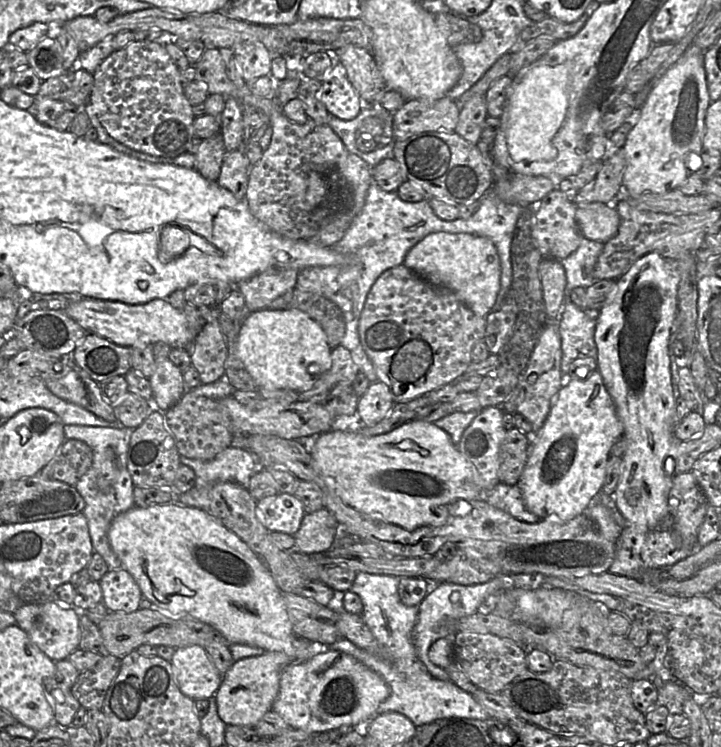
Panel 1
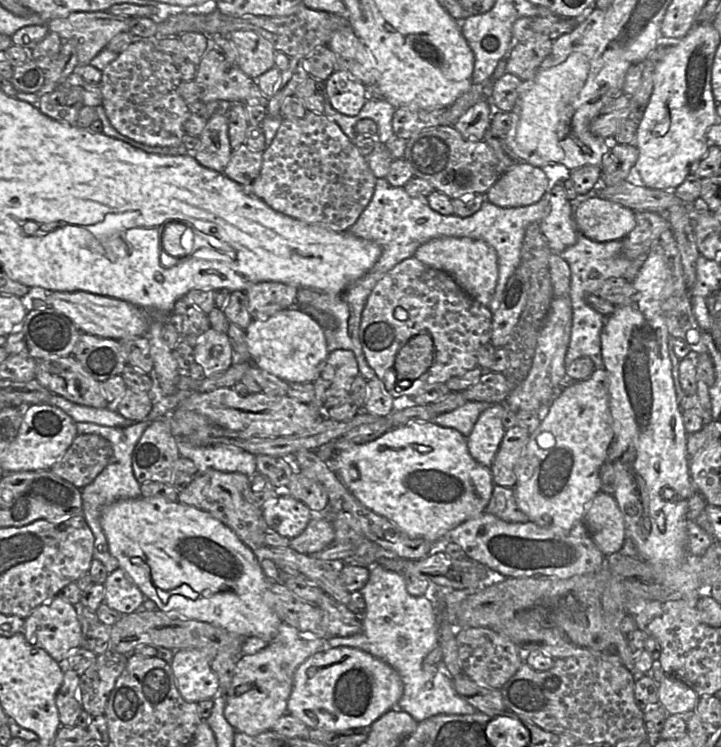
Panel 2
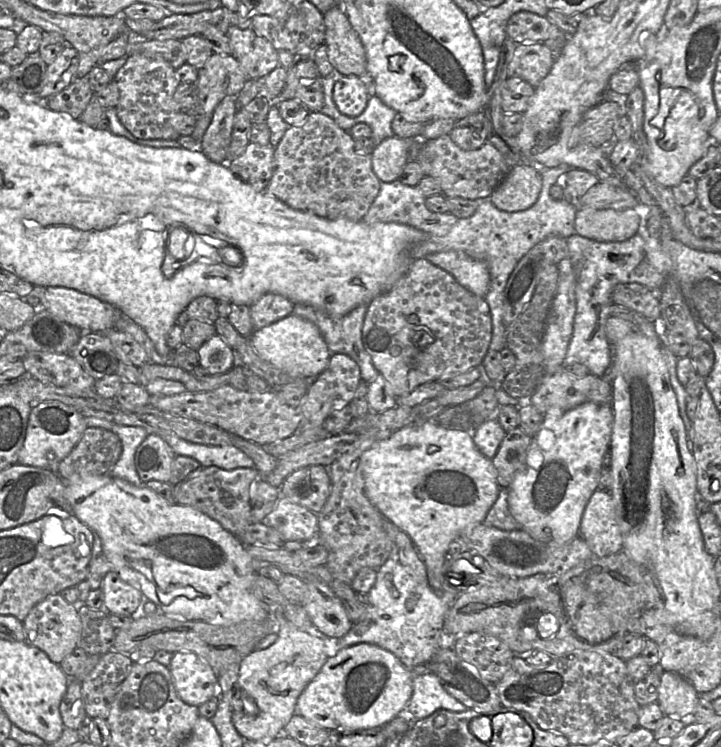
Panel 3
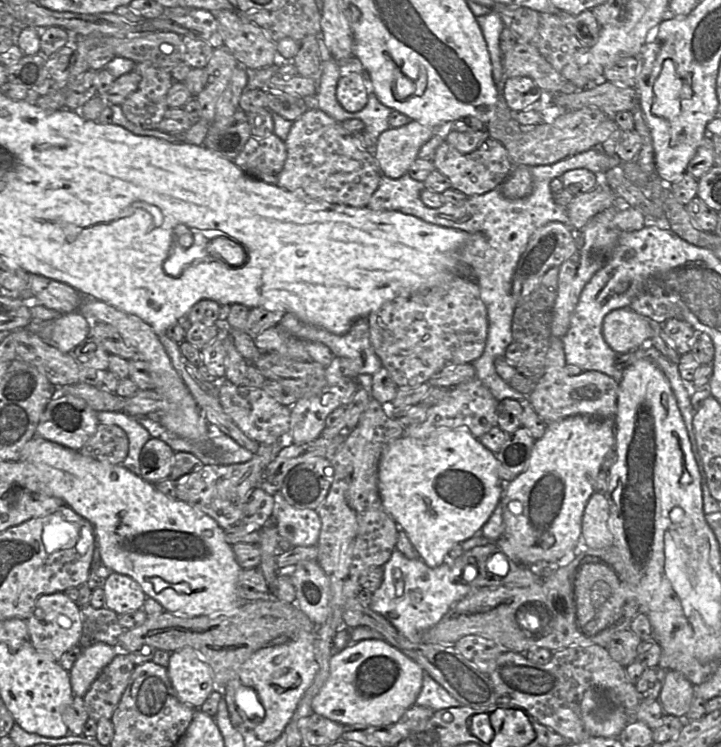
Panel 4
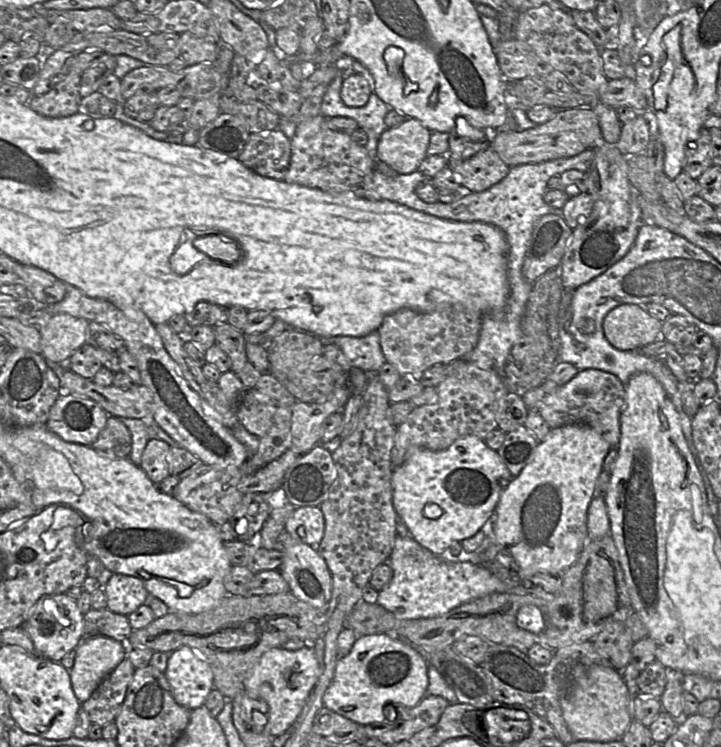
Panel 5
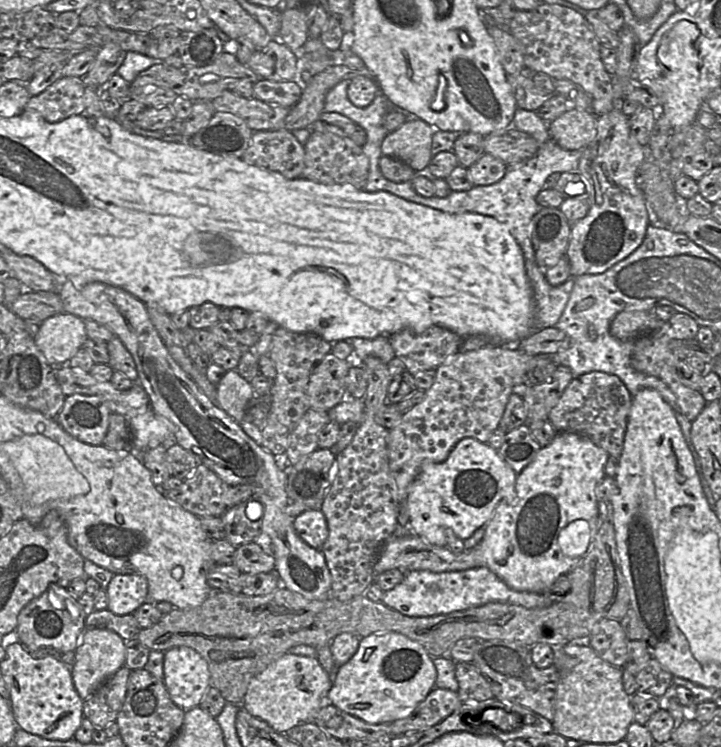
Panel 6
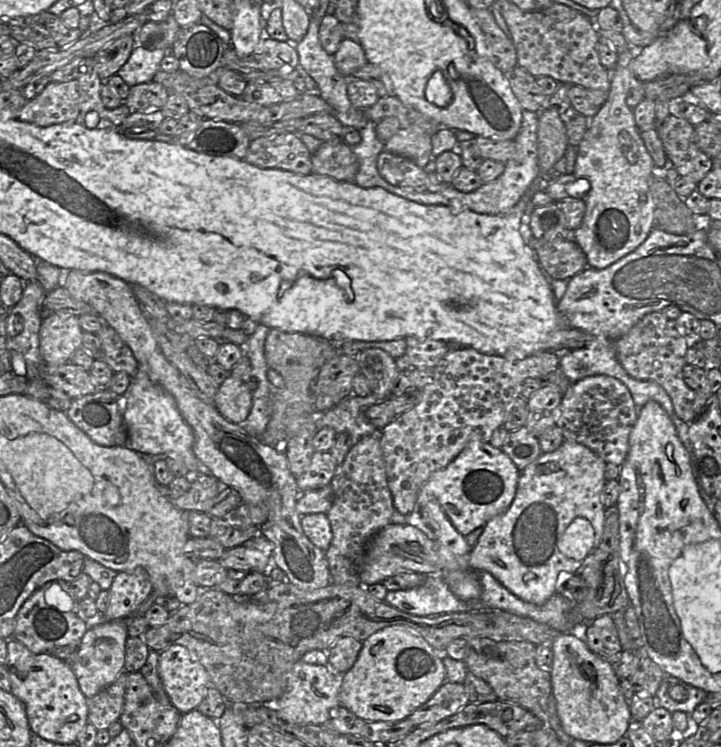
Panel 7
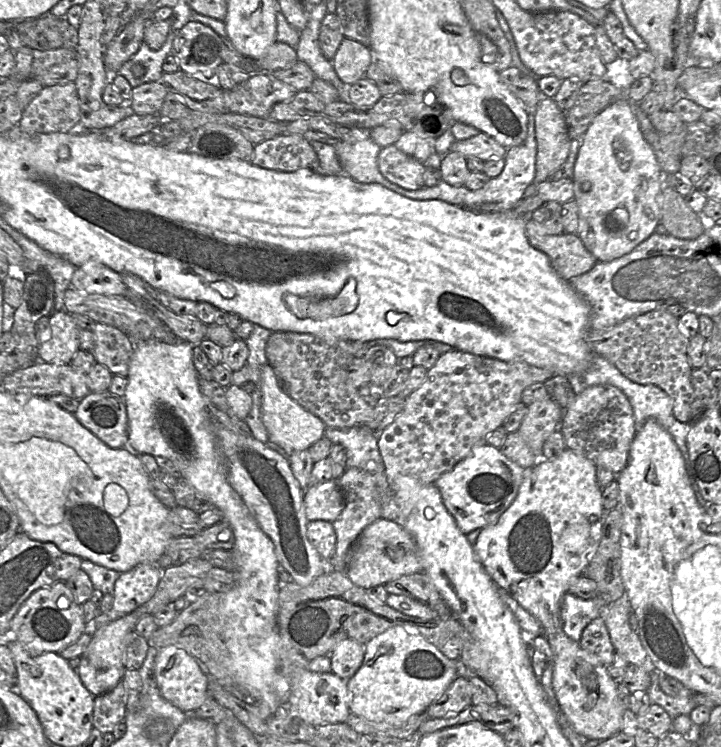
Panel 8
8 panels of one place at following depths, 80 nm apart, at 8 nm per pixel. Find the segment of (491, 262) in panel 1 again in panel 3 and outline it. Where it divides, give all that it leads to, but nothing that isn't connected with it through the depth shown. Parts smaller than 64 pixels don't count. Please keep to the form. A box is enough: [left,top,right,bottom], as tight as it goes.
[425,250,490,296]

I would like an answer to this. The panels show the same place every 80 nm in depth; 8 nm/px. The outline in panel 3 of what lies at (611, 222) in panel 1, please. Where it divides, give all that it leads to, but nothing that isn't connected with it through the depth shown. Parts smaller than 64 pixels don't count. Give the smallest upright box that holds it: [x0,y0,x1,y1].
[575,208,641,242]

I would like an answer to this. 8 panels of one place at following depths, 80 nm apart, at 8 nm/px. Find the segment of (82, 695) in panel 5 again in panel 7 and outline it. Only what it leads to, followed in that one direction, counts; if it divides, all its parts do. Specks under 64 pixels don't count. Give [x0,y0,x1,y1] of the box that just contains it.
[72,618,128,698]

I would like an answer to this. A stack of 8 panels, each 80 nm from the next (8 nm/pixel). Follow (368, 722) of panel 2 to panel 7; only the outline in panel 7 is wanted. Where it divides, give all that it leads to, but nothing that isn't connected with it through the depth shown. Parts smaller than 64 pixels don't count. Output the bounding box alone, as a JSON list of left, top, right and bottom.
[340,627,446,723]

